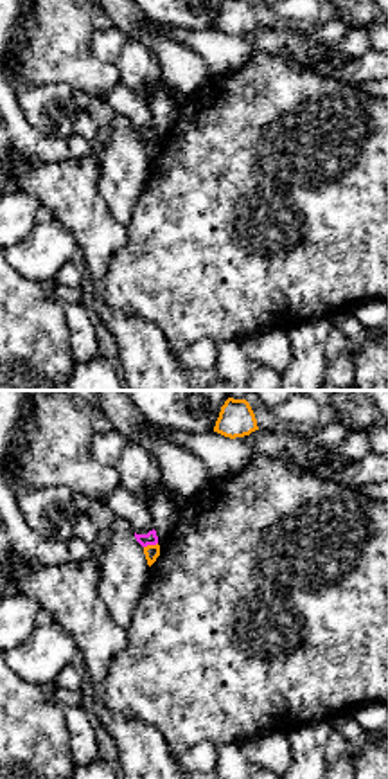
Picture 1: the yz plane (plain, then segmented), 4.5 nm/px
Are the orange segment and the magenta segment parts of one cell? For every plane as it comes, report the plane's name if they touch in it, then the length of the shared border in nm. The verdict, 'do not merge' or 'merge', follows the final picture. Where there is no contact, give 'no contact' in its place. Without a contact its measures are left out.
yz | 70 nm

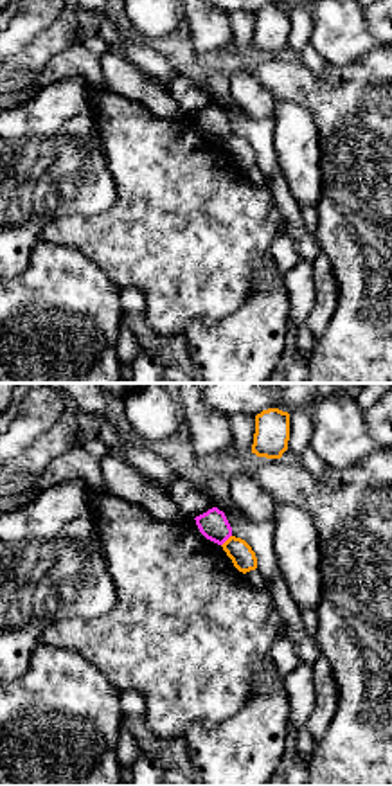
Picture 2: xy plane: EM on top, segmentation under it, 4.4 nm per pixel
xy | 70 nm

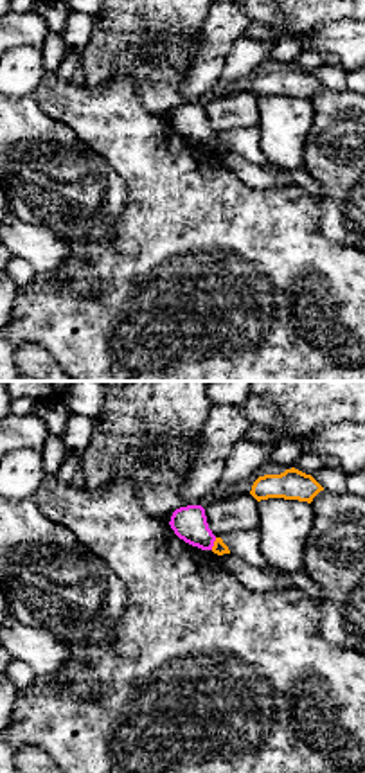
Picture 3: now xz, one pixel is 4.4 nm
xz | 60 nm

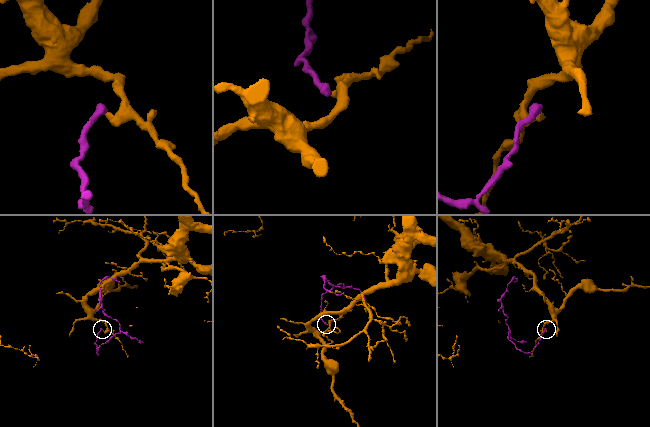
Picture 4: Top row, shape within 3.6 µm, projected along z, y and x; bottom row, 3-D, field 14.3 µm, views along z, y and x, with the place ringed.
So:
do not merge

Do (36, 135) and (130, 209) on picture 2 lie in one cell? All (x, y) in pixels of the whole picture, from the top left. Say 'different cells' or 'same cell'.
different cells

